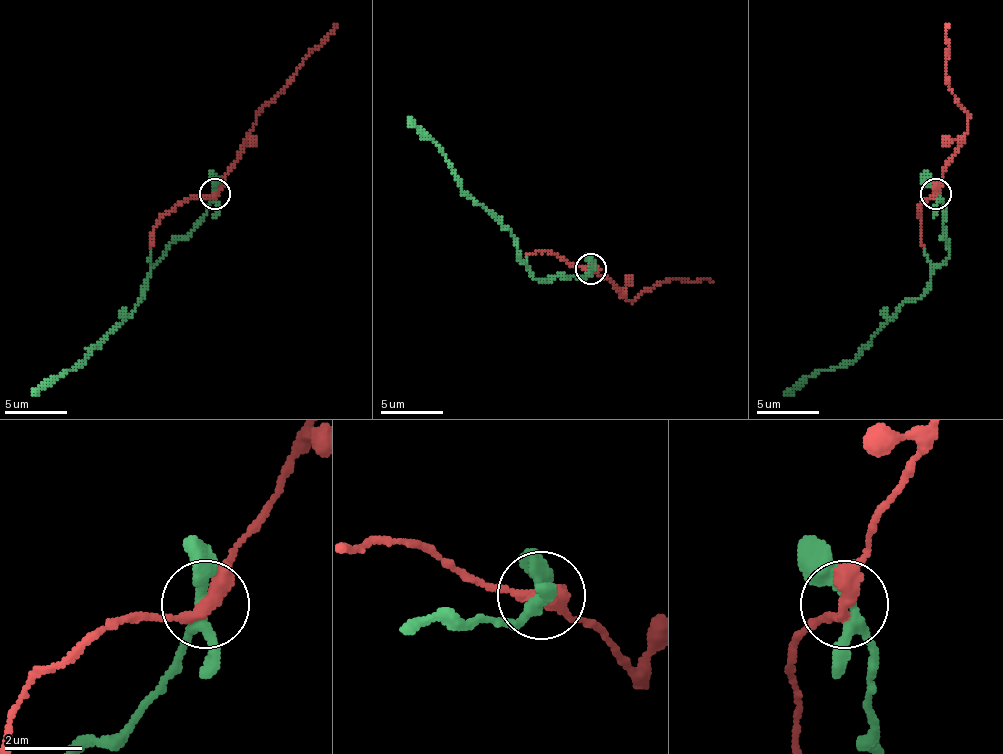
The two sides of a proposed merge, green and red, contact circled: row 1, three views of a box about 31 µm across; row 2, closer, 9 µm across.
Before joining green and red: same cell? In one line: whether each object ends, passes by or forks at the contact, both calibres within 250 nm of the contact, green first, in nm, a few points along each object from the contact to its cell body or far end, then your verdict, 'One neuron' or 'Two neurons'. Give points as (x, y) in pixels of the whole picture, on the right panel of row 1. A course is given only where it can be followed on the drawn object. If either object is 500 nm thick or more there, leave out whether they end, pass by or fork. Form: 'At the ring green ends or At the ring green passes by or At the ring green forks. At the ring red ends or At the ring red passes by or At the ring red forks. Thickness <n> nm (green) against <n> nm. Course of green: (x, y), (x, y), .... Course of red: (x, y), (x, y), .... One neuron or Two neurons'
At the ring green forks. At the ring red passes by. Thickness 260 nm (green) against 360 nm. Course of green: (936, 192), (949, 255), (933, 270), (930, 286), (918, 298), (905, 301), (852, 360), (815, 370), (784, 395). Course of red: (936, 192), (958, 139), (968, 130), (968, 115), (946, 74), (949, 24). One neuron

